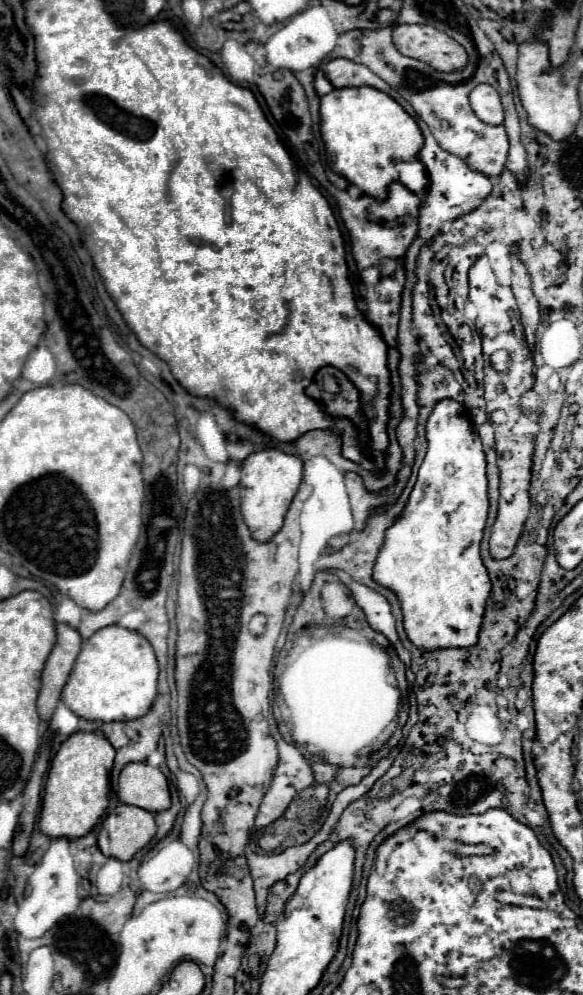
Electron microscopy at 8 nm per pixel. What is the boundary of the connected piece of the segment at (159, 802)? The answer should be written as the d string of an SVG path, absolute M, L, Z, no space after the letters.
M129 763L119 775L117 795L121 803L147 809L151 813L171 807L167 777L147 763Z

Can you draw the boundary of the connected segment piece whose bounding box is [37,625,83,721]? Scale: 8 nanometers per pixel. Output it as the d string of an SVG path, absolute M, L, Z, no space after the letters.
M57 625L57 643L45 663L41 691L37 699L37 711L43 721L51 719L61 699L61 691L81 651L81 643L81 635L75 629L69 629L69 625Z

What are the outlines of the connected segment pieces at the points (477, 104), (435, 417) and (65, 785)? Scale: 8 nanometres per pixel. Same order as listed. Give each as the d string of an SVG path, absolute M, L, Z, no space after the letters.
M487 83L477 85L469 93L469 101L471 101L475 115L481 121L485 121L489 125L501 125L503 123L503 107L499 101L499 93L491 85L487 85Z
M441 399L435 403L427 425L427 453L417 471L417 481L409 493L403 513L385 531L383 547L377 553L373 579L395 591L403 609L403 625L409 641L421 649L441 647L471 647L477 643L479 627L485 613L491 581L479 555L479 543L487 521L487 475L485 453L475 431L469 411L455 399Z
M73 733L61 743L51 761L45 783L45 797L41 807L39 829L51 839L79 839L85 837L103 817L109 805L109 773L113 767L113 747L101 733Z

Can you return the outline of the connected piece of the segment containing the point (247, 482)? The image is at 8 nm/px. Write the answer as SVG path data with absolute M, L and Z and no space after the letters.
M263 449L251 453L241 465L241 511L251 533L259 541L267 541L281 529L285 513L303 479L303 461L299 455L287 455L281 449Z

